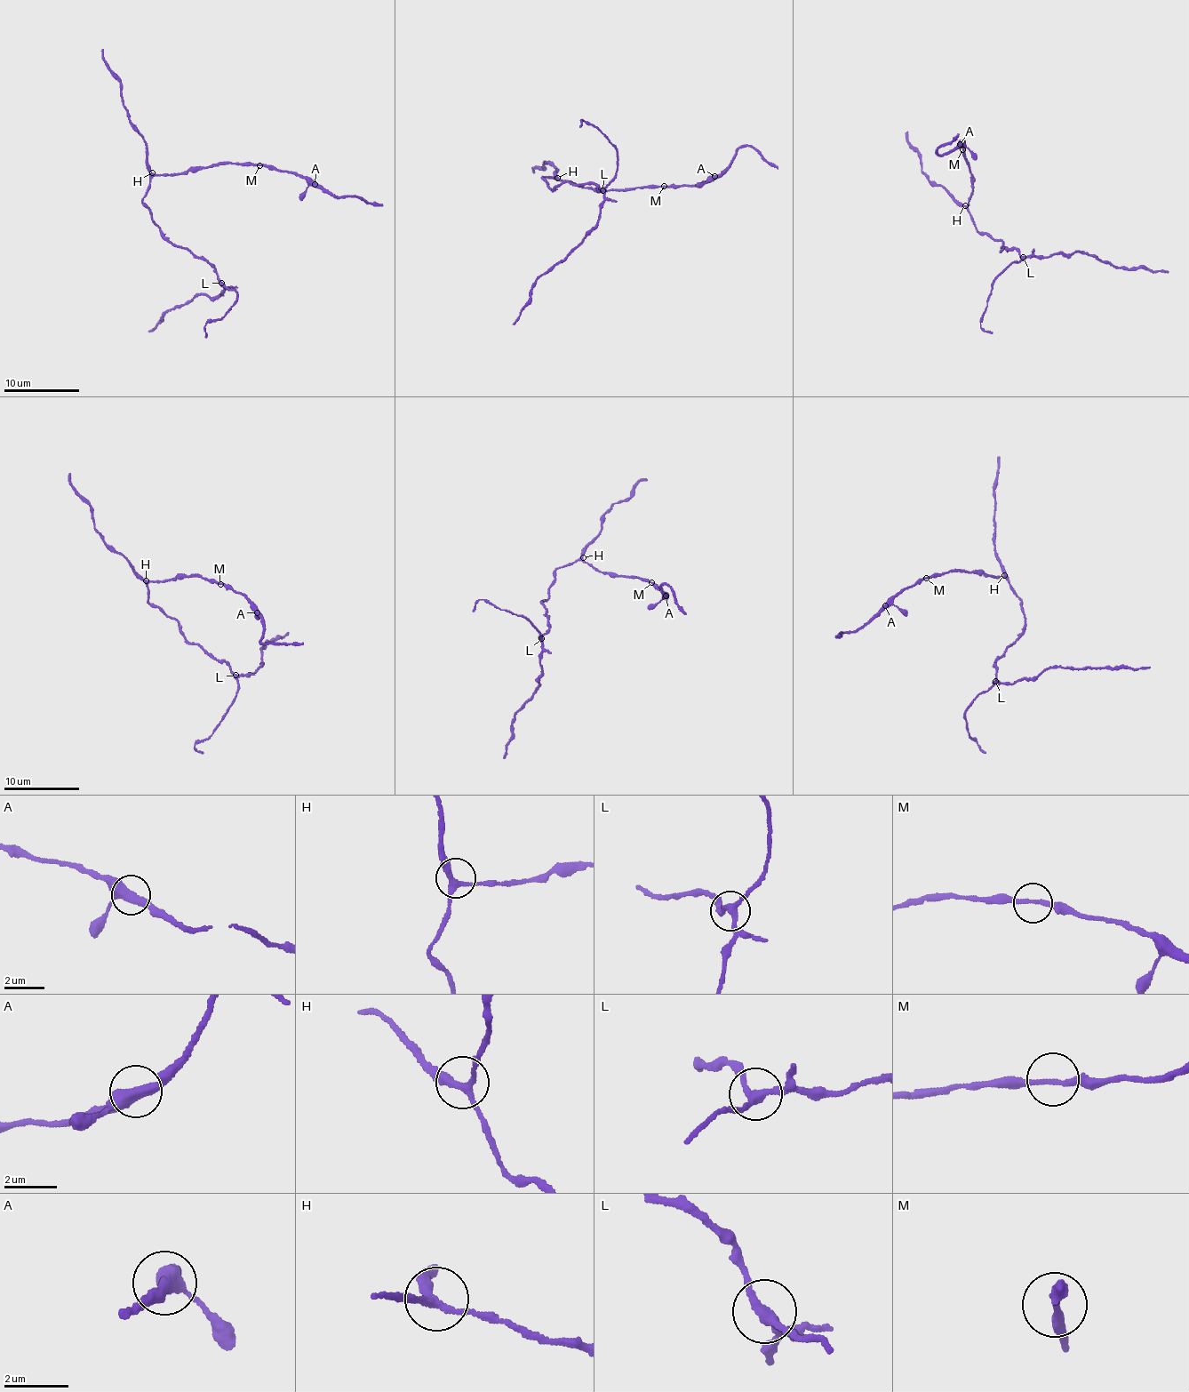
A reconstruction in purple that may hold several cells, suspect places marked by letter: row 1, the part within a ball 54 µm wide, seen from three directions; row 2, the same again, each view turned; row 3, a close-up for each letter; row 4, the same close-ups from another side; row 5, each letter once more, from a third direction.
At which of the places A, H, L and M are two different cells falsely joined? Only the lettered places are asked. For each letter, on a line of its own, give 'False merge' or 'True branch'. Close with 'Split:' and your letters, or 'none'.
A: True branch
H: True branch
L: True branch
M: True branch
Split: none

